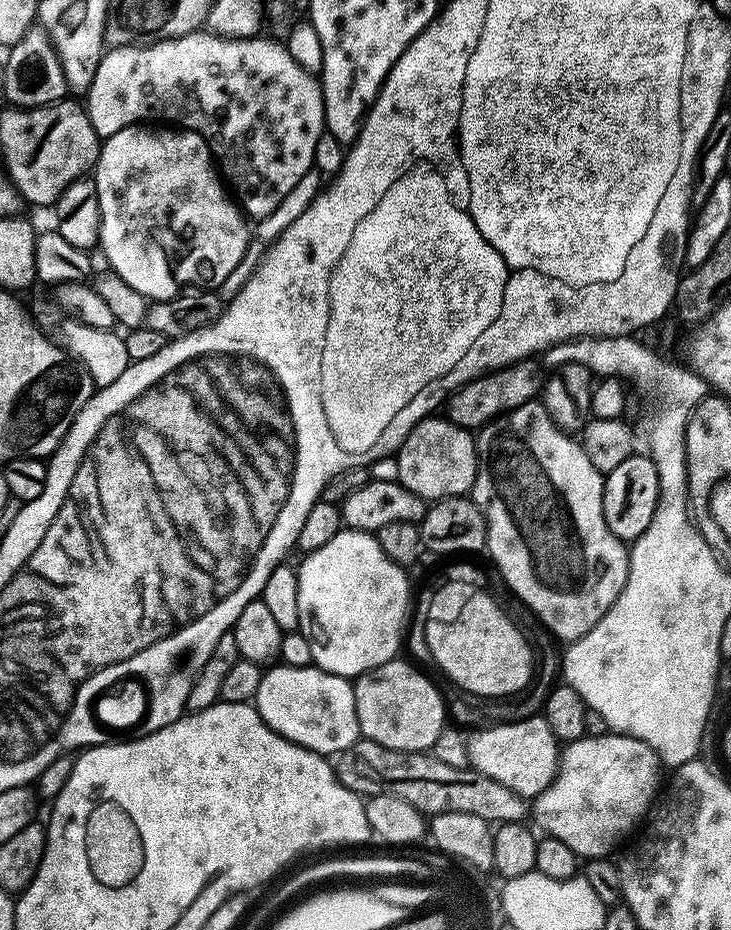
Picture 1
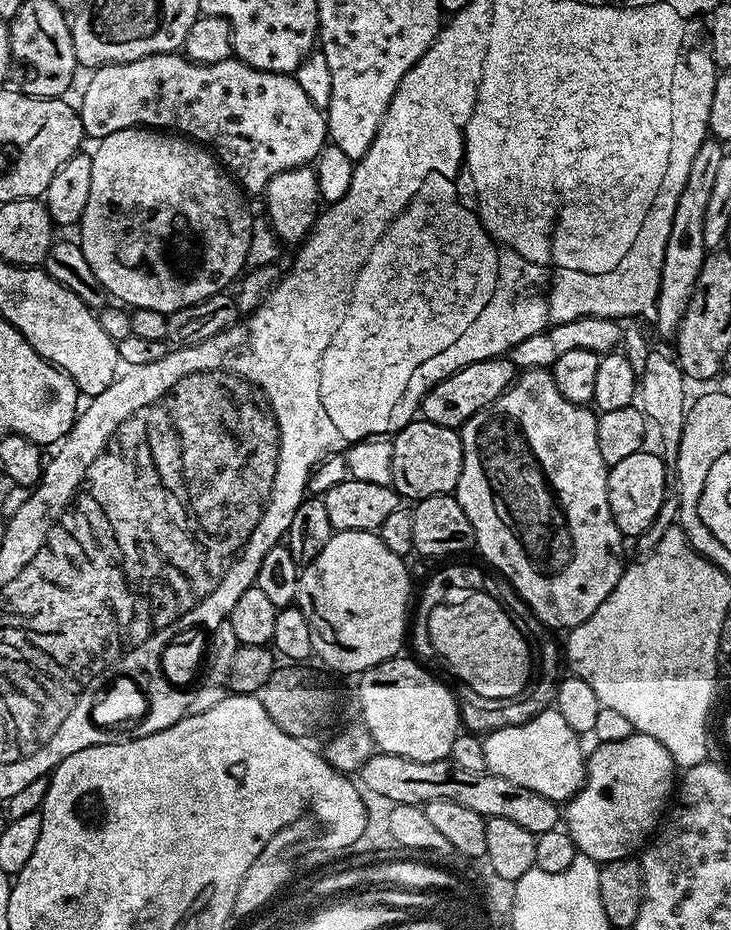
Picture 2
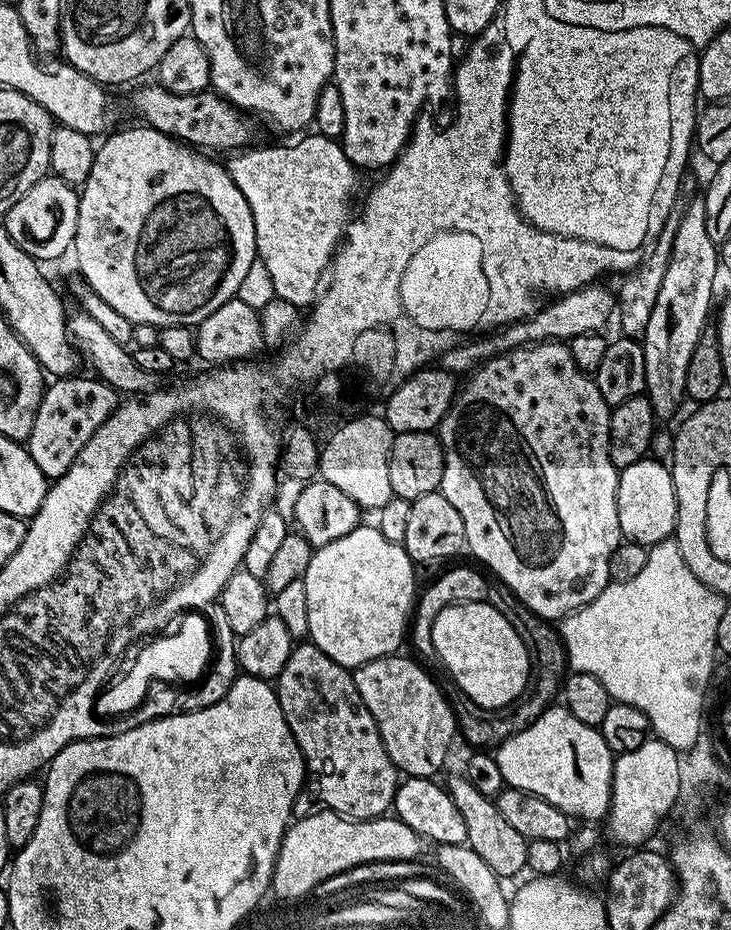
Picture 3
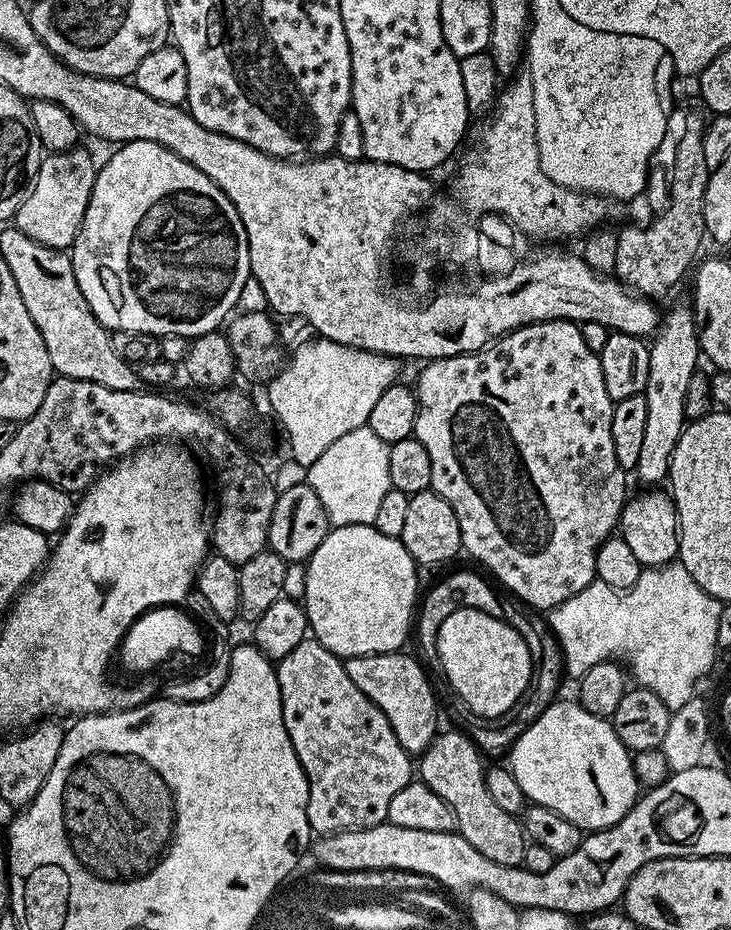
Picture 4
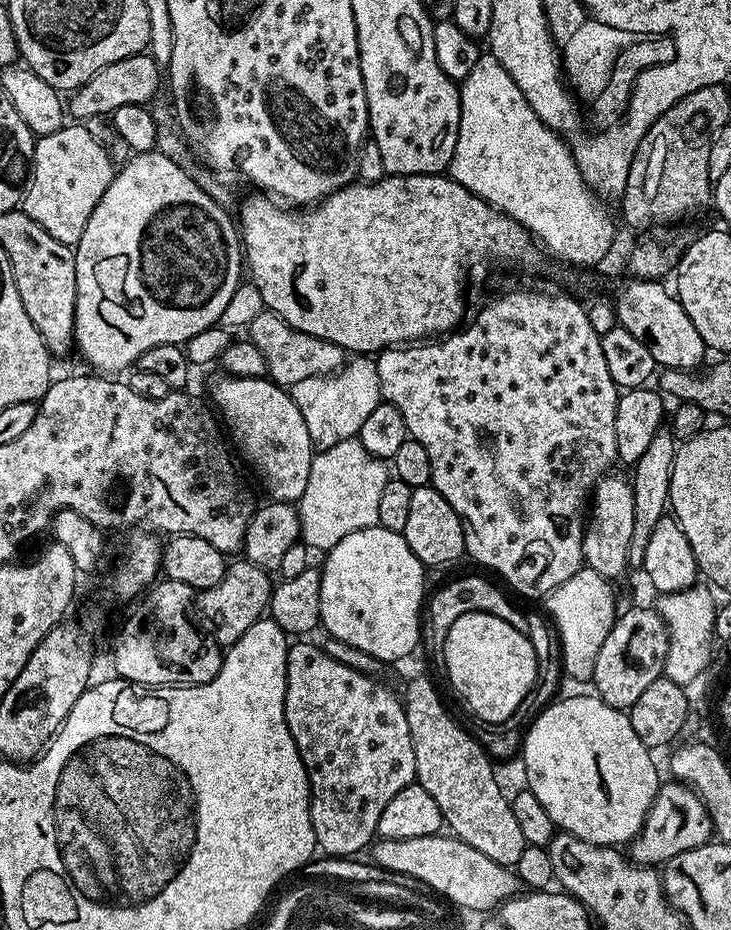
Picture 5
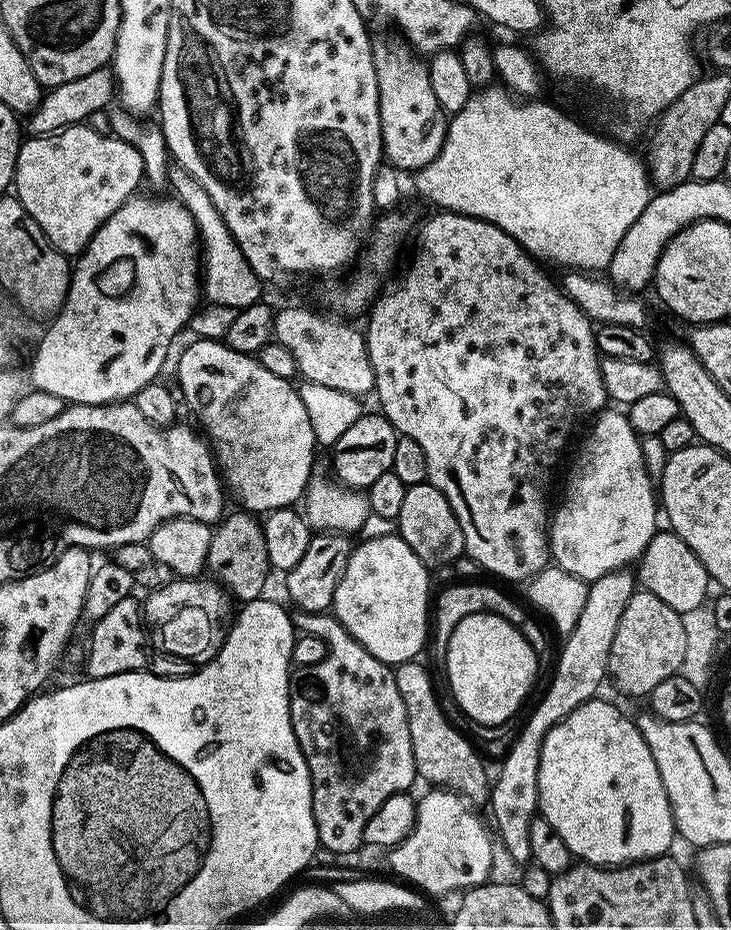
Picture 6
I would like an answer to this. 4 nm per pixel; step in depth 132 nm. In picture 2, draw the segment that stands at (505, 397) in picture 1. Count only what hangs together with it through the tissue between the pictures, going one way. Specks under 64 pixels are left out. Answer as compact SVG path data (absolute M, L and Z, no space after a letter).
M507 358L483 360L474 362L470 366L462 366L454 374L439 380L424 395L420 403L419 415L438 426L458 430L471 416L478 414L478 410L482 410L490 402L494 402L494 398L502 395L512 385L517 375L517 368Z

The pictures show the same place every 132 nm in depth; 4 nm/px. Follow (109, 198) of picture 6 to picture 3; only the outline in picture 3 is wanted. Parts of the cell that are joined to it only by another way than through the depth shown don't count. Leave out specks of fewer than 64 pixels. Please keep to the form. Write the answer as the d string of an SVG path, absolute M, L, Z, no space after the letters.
M54 175L42 177L10 210L3 213L2 222L8 231L8 237L18 246L18 250L26 250L38 262L56 260L64 251L73 247L78 222L78 206L80 198L77 189L71 184L62 182Z

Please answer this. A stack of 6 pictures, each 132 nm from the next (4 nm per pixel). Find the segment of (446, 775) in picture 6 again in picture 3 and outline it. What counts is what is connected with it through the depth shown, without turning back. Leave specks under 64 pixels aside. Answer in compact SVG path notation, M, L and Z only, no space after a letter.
M462 774L446 780L446 787L450 798L454 798L454 806L462 810L467 845L474 850L474 854L478 854L478 858L482 858L482 862L486 862L486 866L490 866L498 877L516 876L520 871L523 873L528 866L528 841L518 834L518 830L514 830L514 826L510 826L510 822L506 822L506 818L502 818L502 810L498 810L495 799L480 793Z

